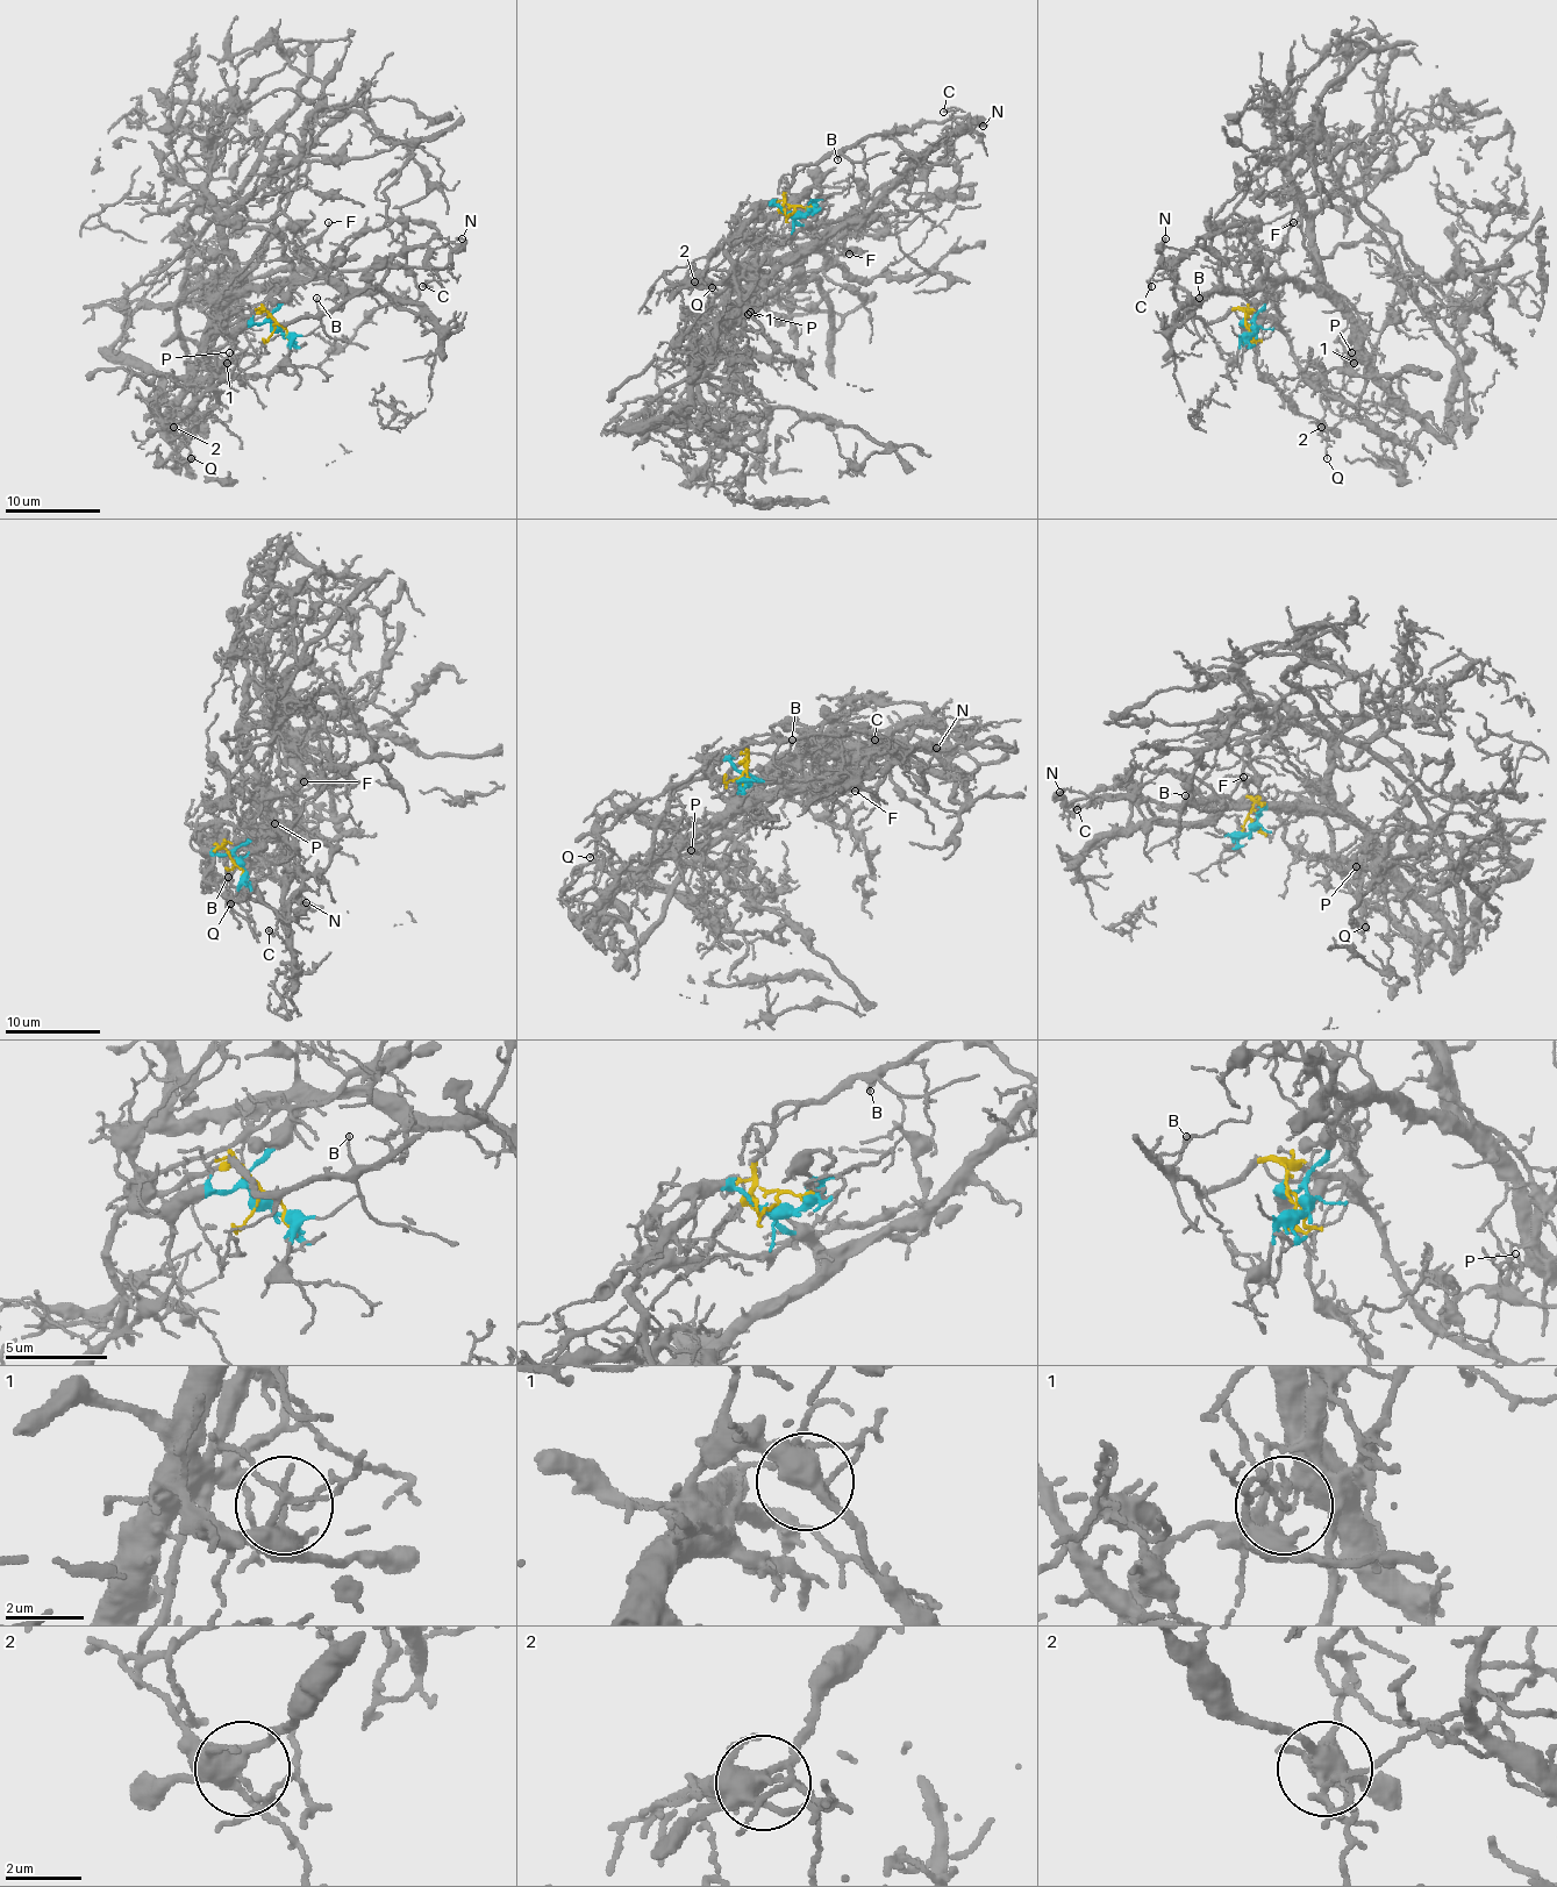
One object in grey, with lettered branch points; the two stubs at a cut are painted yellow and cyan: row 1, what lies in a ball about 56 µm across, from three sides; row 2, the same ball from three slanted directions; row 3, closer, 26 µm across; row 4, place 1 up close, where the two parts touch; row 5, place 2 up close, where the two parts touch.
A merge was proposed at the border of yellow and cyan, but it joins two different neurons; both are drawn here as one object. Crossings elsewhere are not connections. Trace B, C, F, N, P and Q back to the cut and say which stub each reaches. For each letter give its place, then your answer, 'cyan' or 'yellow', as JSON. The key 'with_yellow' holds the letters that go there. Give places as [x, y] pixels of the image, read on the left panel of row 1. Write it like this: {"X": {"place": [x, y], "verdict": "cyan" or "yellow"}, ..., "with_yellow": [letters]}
{"B": {"place": [316, 298], "verdict": "yellow"}, "C": {"place": [422, 286], "verdict": "yellow"}, "F": {"place": [328, 222], "verdict": "cyan"}, "N": {"place": [462, 238], "verdict": "yellow"}, "P": {"place": [229, 352], "verdict": "cyan"}, "Q": {"place": [191, 458], "verdict": "cyan"}, "with_yellow": ["B", "C", "N"]}

